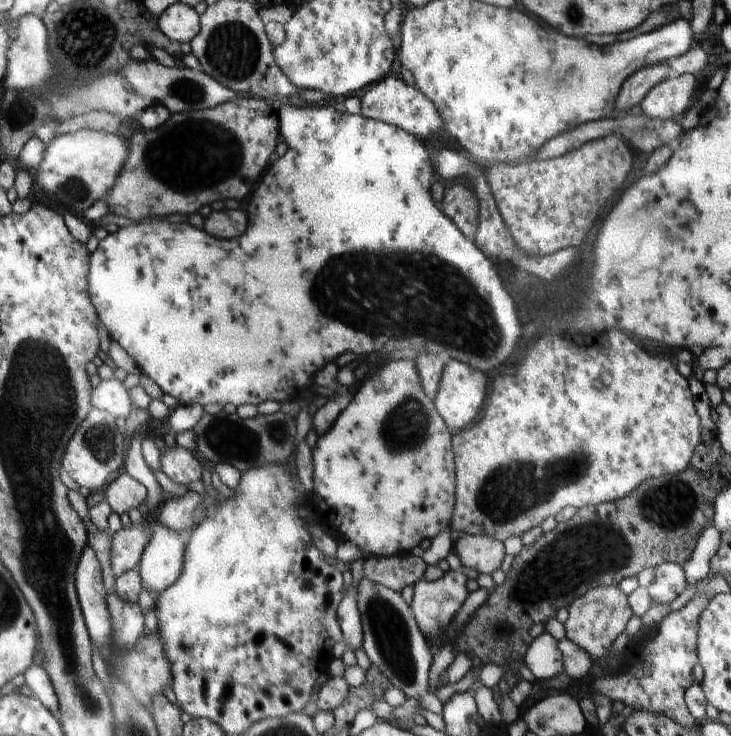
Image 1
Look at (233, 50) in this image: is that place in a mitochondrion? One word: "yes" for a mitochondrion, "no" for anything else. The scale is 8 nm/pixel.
yes

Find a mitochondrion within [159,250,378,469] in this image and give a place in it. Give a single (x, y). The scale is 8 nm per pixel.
(247, 441)

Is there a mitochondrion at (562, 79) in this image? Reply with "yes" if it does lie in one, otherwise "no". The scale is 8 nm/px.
yes

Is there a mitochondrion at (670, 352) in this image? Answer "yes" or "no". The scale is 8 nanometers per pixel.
no

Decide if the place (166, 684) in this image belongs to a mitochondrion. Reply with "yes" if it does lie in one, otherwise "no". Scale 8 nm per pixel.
no

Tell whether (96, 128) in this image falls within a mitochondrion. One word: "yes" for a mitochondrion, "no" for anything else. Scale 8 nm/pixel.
no

